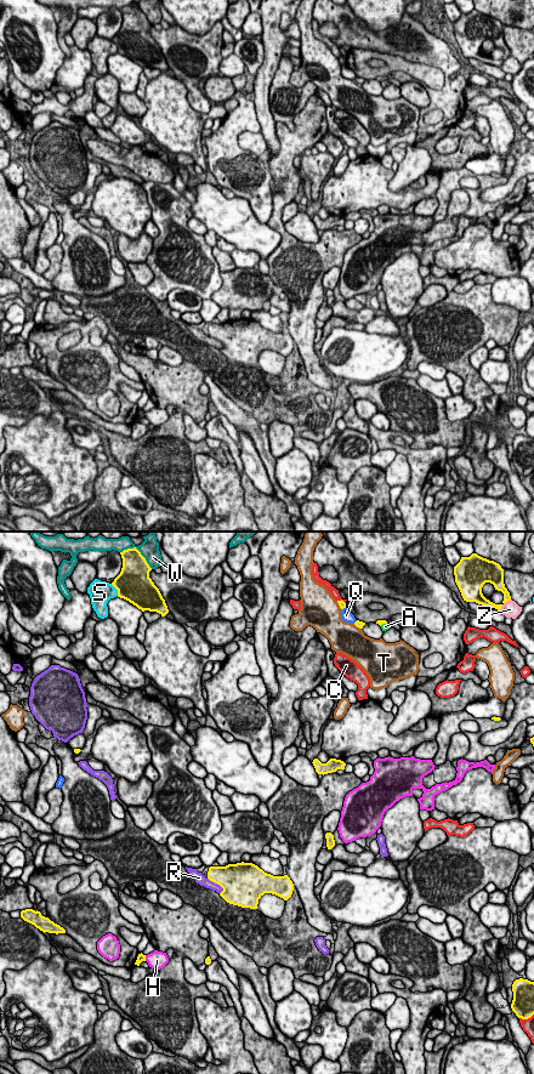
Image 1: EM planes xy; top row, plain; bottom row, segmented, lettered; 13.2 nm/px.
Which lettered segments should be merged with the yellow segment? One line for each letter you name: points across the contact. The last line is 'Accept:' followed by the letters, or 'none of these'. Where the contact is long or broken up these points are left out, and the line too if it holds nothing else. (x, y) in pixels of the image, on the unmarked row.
Accept: none of these

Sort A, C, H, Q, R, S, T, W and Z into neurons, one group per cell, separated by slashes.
A / C / H / Q / R / S / T / W / Z

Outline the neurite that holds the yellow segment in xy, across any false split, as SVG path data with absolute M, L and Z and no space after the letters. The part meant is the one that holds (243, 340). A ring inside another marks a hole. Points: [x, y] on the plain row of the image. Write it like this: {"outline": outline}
{"outline": "M244 318L228 320L226 323L210 323L208 335L223 345L220 352L227 359L250 365L257 365L259 356L265 350L272 350L283 354L284 357L288 357L294 347L294 340L288 331L273 333L265 329L257 322Z"}

